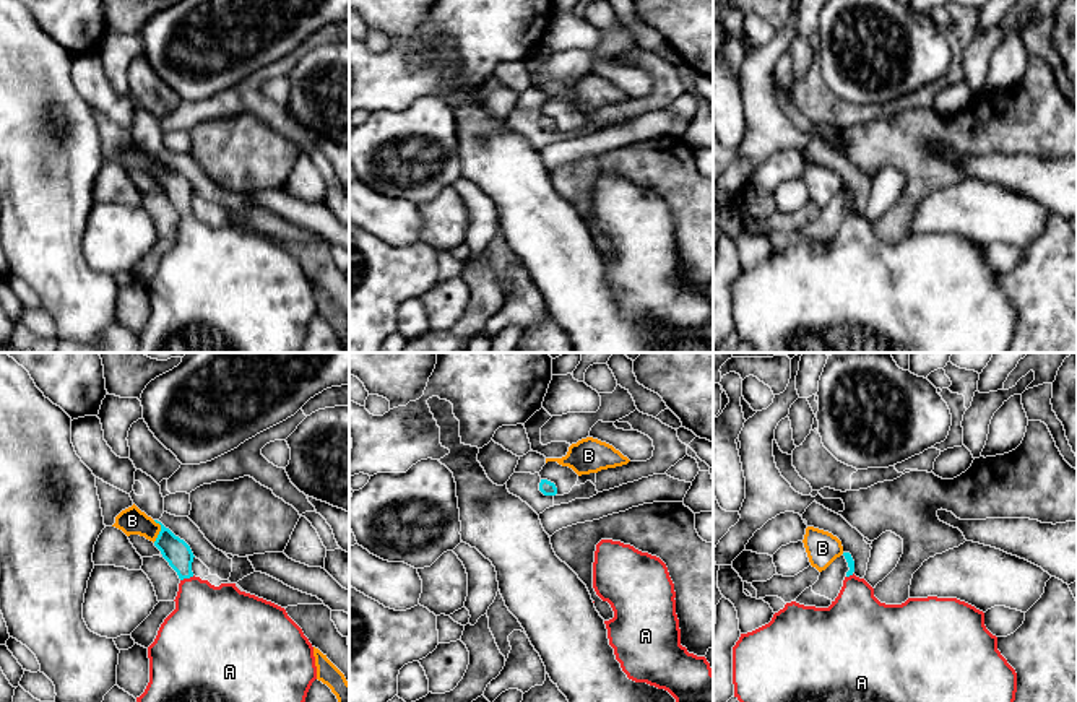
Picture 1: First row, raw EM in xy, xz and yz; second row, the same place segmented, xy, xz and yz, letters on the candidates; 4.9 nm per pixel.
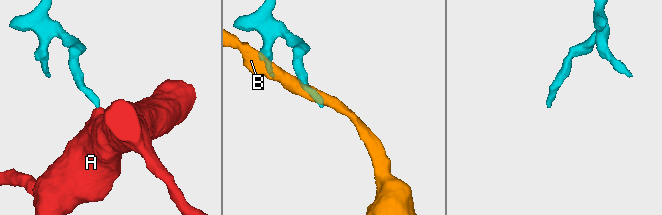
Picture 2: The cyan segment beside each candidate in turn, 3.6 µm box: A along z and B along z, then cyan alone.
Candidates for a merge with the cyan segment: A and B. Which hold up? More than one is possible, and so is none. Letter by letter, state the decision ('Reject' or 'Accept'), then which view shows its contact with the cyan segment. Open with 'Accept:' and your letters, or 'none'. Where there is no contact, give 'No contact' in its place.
Accept: A
A: Accept. Touches cyan in xy
B: Reject. Touches cyan in xy

